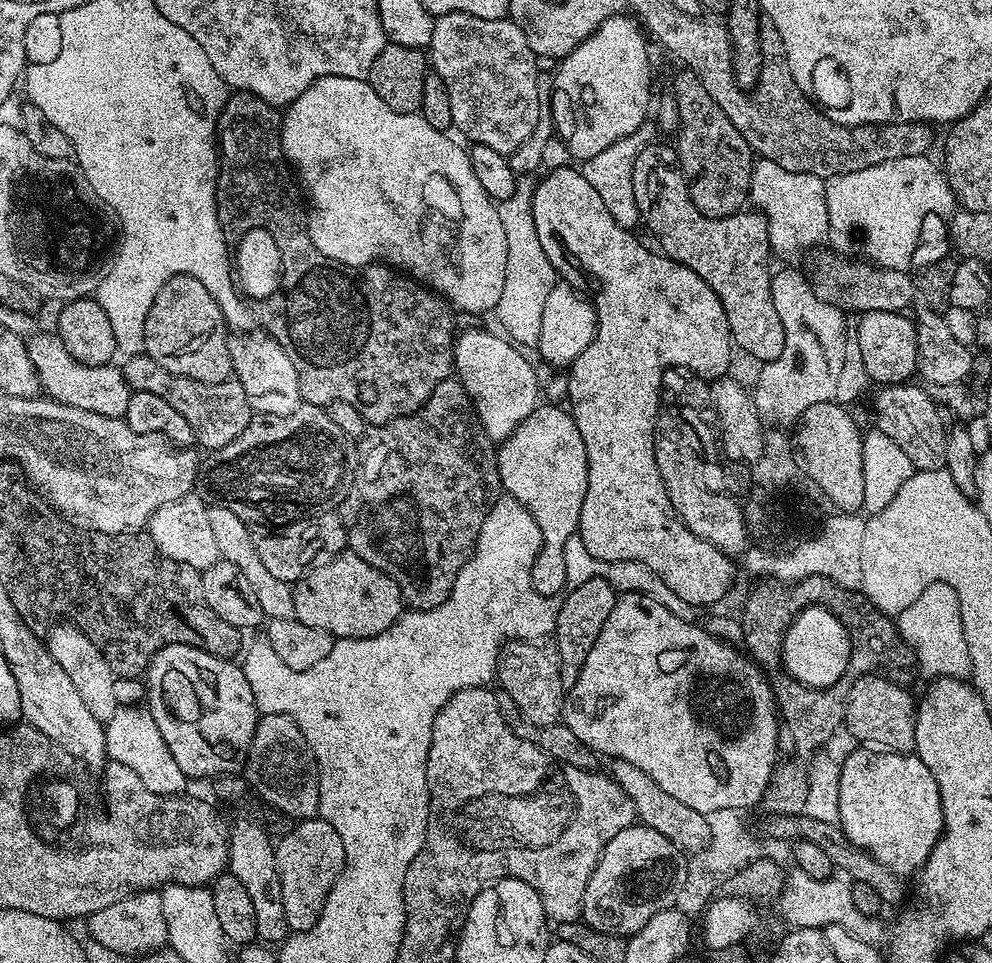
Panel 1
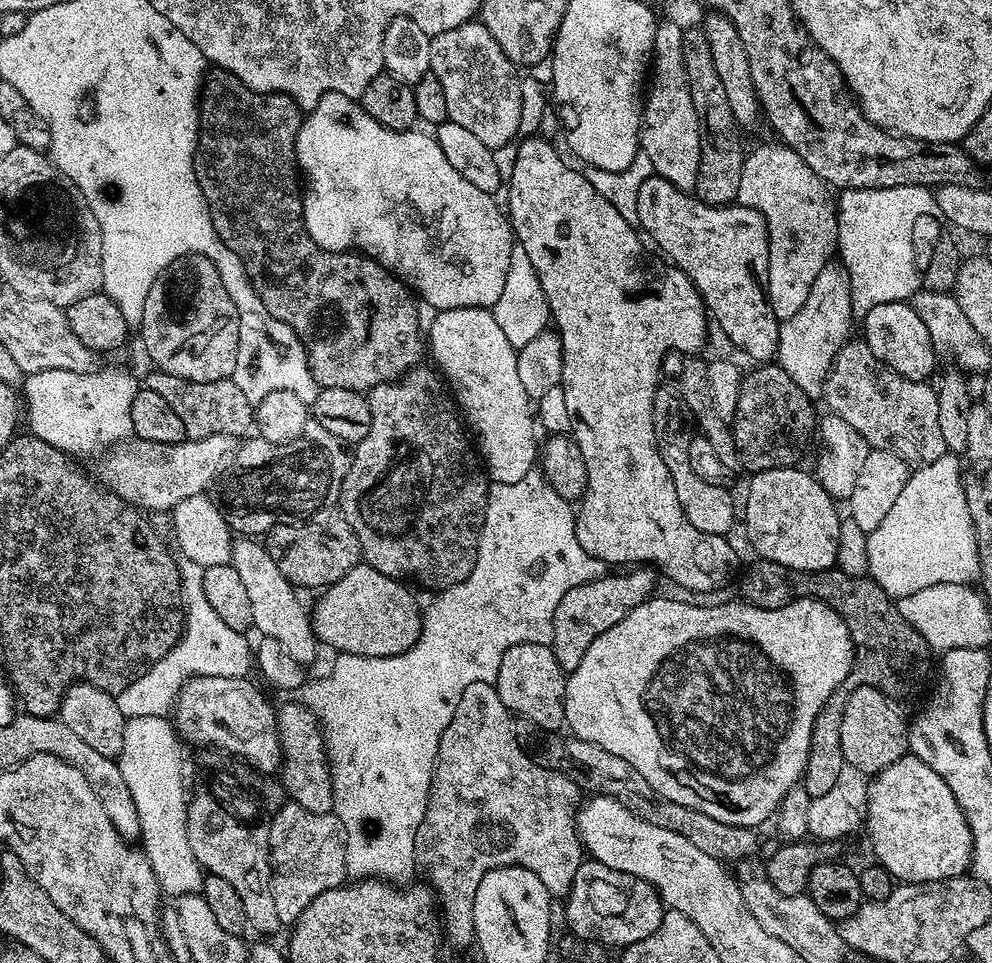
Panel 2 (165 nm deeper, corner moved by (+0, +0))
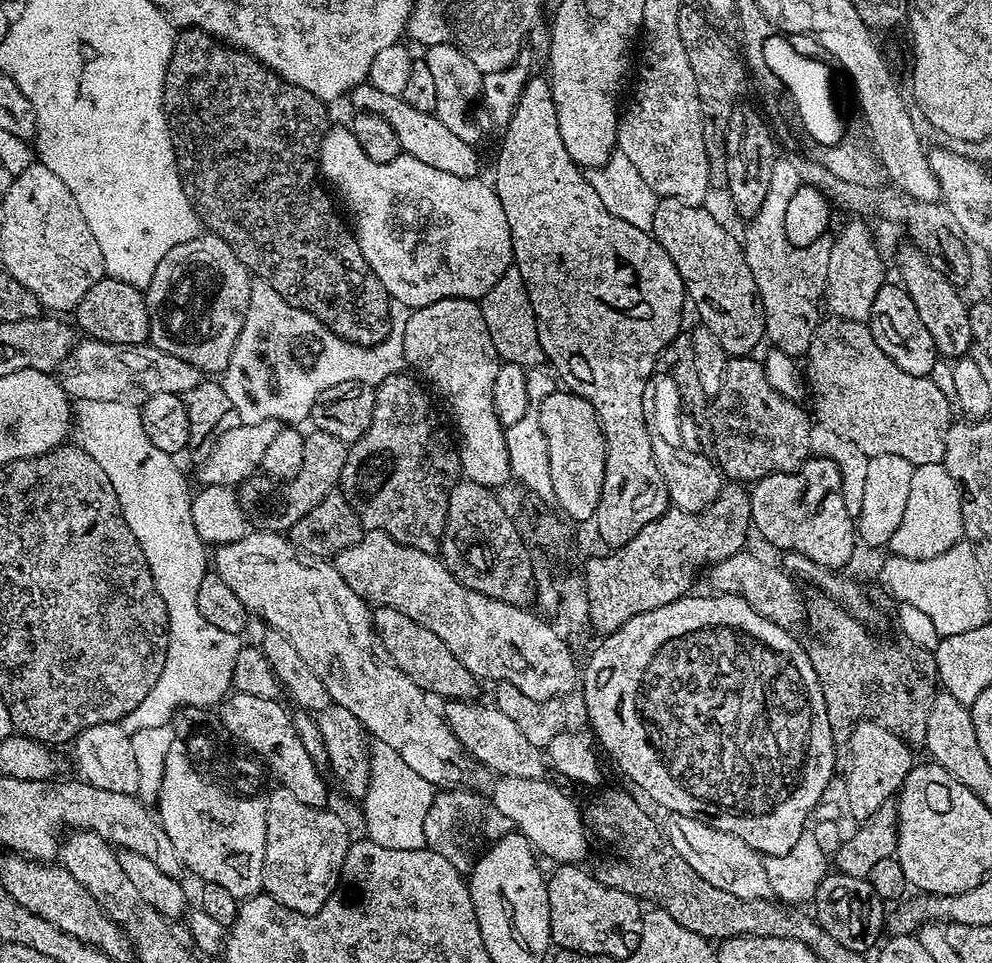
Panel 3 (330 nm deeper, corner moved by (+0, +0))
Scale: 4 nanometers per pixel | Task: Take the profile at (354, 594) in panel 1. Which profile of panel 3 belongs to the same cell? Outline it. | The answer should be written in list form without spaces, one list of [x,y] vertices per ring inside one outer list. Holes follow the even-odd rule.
[[[377,607],[372,612],[372,626],[376,629],[381,649],[391,660],[392,665],[402,670],[402,674],[411,678],[414,686],[418,686],[424,693],[431,694],[433,697],[444,696],[445,701],[472,702],[479,697],[476,696],[480,692],[479,686],[481,687],[478,677],[470,674],[466,666],[462,666],[462,662],[458,662],[458,658],[450,654],[446,642],[442,642],[442,638],[438,638],[434,630],[426,630],[426,626],[414,622],[412,618],[406,618],[406,614],[398,610],[382,607]]]

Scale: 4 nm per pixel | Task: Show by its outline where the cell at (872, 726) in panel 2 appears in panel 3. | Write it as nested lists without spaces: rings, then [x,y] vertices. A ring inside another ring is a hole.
[[[863,720],[856,724],[850,734],[847,759],[852,760],[852,769],[844,780],[844,792],[848,795],[848,808],[856,822],[866,821],[884,802],[893,799],[899,793],[904,780],[914,767],[913,749],[898,734],[891,733],[886,726],[874,720]]]

